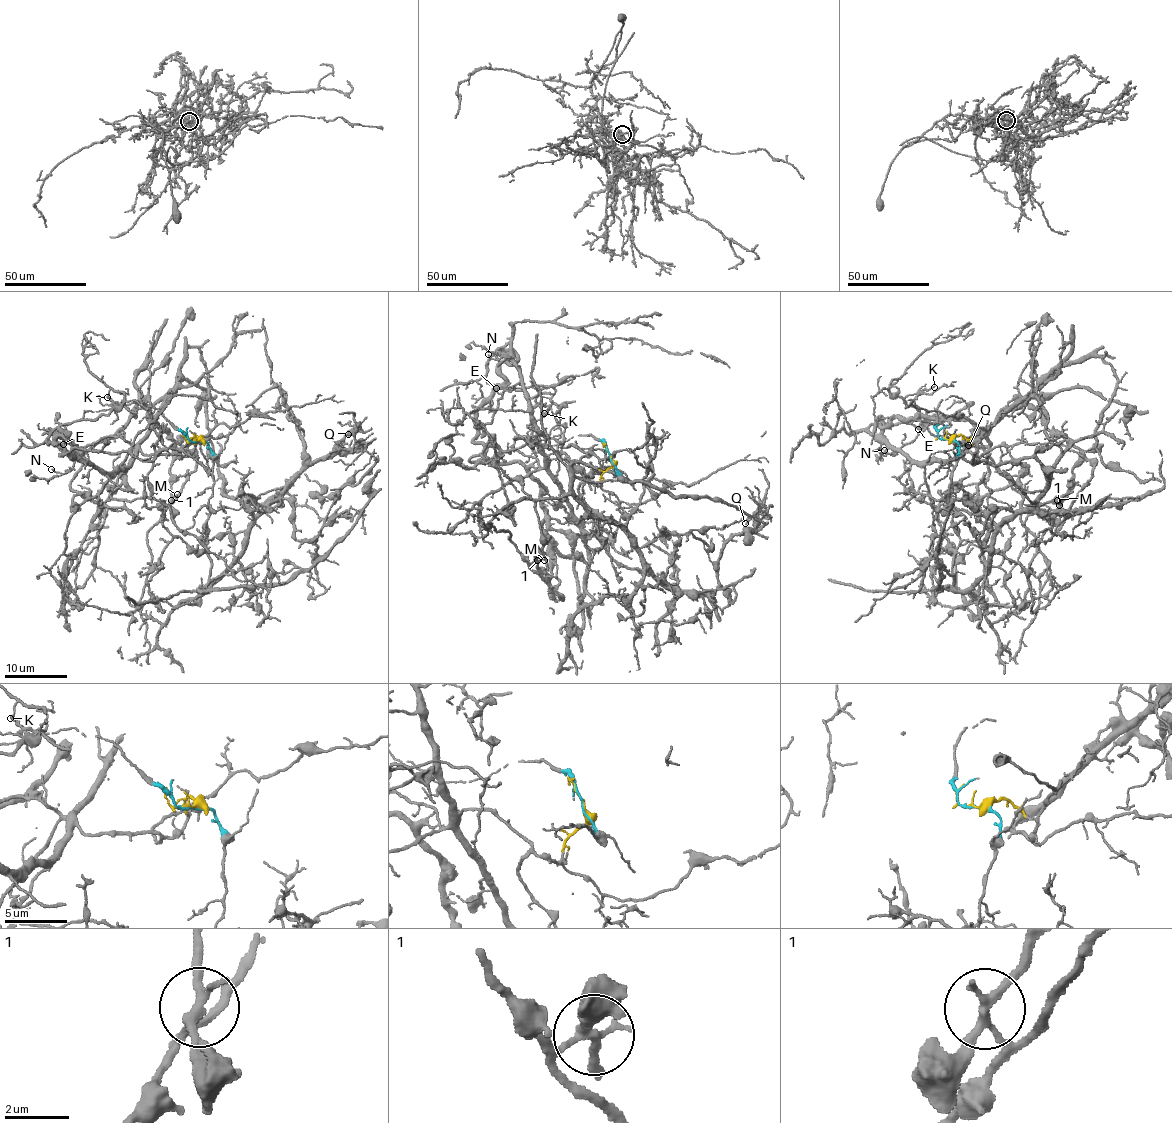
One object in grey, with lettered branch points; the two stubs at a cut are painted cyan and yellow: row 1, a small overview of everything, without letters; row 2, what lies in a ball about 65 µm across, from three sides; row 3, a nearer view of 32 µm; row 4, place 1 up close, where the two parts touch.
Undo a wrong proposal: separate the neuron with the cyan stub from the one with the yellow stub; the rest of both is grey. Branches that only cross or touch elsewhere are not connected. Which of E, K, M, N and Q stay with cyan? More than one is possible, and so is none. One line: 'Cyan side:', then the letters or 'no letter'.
Cyan side: M, Q

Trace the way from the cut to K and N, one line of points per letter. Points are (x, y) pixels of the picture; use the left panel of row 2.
K: (198, 440), (188, 453), (142, 454), (119, 437), (68, 452), (48, 433), (108, 413), (106, 396)
N: (198, 440), (195, 436), (185, 455), (138, 454), (116, 471), (76, 461), (64, 473), (51, 468)

